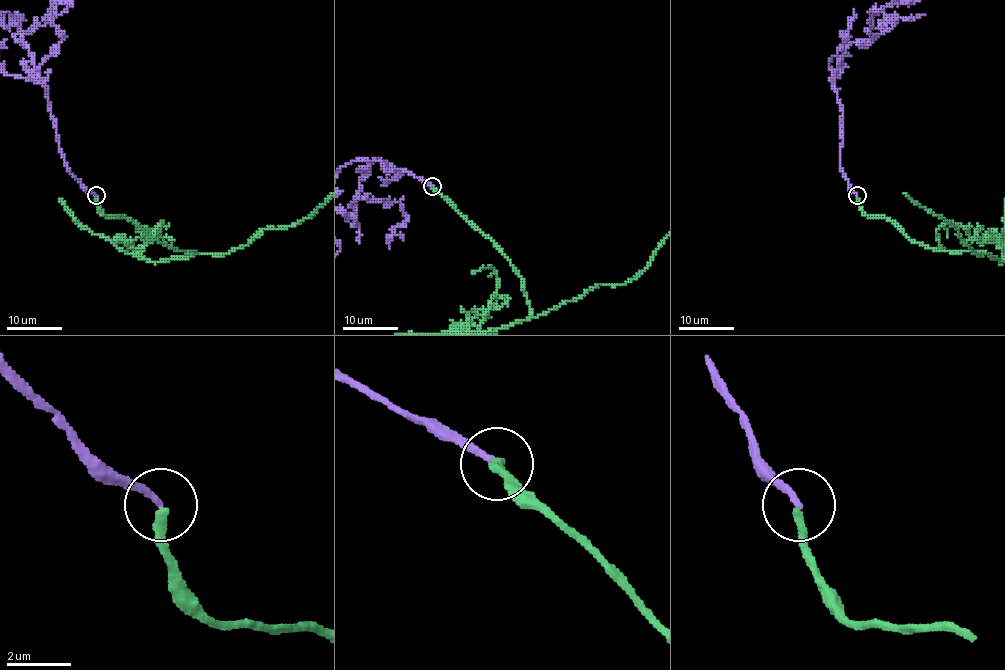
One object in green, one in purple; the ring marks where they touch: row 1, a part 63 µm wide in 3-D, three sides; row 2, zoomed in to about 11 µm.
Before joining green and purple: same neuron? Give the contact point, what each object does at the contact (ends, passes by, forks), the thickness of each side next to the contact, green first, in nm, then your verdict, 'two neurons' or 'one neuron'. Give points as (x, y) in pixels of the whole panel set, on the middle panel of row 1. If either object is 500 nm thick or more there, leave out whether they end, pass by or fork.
place (432, 186); green ends; purple ends; calibres 300 and 200 nm; one neuron

